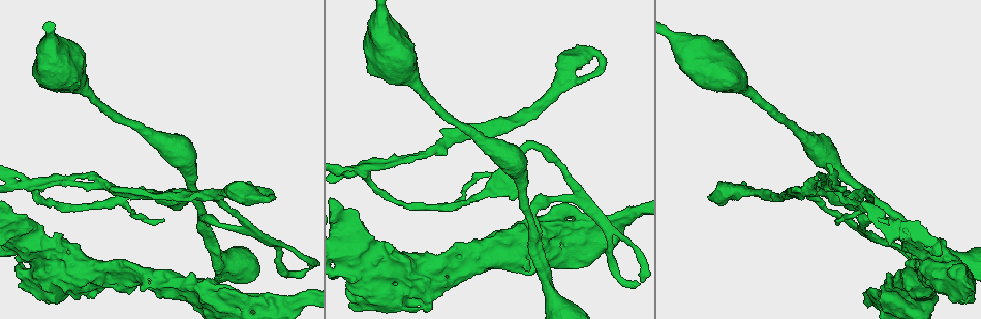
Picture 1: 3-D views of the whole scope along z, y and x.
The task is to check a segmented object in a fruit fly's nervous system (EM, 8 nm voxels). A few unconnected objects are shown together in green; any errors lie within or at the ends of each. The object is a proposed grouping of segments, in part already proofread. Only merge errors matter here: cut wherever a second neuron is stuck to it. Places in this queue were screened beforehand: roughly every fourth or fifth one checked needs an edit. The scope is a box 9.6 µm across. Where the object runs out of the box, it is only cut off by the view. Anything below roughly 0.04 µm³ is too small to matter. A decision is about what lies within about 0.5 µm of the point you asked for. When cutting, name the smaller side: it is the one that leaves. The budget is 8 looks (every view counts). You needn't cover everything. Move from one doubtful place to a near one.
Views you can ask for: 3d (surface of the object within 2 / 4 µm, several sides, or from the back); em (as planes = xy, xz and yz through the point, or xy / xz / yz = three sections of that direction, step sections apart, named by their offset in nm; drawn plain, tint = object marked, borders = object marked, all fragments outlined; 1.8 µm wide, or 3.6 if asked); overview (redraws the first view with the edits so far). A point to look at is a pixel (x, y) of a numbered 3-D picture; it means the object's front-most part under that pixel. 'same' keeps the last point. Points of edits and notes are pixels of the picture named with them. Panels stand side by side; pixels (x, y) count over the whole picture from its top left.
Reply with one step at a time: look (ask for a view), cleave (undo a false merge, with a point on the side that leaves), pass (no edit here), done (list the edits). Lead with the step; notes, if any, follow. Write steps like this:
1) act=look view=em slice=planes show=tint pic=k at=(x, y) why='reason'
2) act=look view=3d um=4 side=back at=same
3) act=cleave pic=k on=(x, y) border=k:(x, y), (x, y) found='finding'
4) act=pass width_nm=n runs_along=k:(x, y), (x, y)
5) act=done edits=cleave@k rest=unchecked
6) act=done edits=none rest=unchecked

act=look view=3d um=2 pic=1 at=(601, 67) why='sudden change in width'

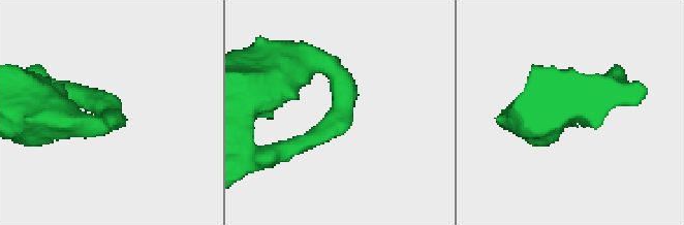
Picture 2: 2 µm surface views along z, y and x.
act=look view=em slice=yz step=16 show=tint pic=2 at=(334, 114) why='shape alone is not enough'

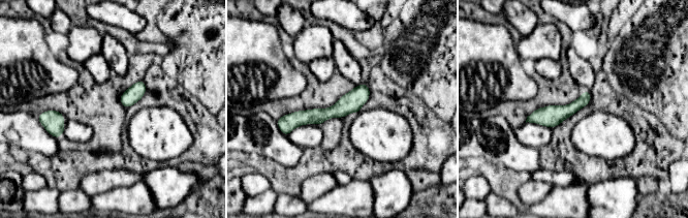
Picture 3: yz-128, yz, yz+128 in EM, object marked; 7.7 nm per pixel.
act=look view=em slice=planes show=tint at=same

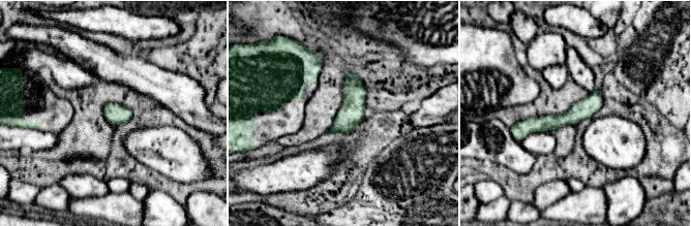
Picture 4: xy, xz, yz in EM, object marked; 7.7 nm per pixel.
act=pass width_nm=160 runs_along=4:(600, 98), (568, 119), (514, 127) found='all the same neuron'

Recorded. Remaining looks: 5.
act=look view=em um=3.6 slice=planes show=tint pic=1 at=(934, 300) why='closes a loop'

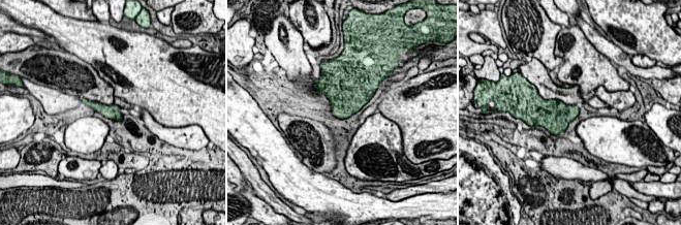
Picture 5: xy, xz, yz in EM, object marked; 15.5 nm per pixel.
act=pass runs_along=5:(85, 101), (112, 111), (119, 117) found='continuous, no second neuron'

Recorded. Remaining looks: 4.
act=look view=em um=3.6 slice=xz step=4 show=tint pic=1 at=(468, 260) why='touches itself'

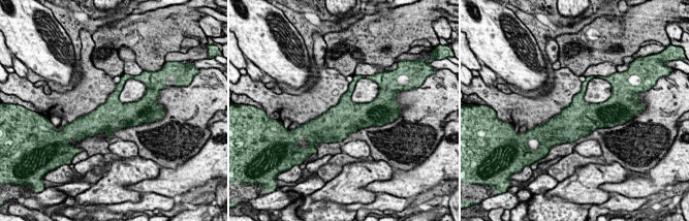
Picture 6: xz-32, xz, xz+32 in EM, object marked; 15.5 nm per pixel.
act=look view=em um=3.6 slice=planes show=borders at=same

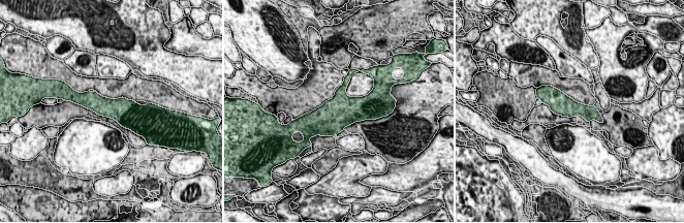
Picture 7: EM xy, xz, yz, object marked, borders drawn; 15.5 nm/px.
act=pass runs_along=7:(542, 98), (598, 117) found='all the same neuron'

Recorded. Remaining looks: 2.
act=look view=em slice=yz step=16 show=tint pic=1 at=(365, 169) why='abrupt turn'

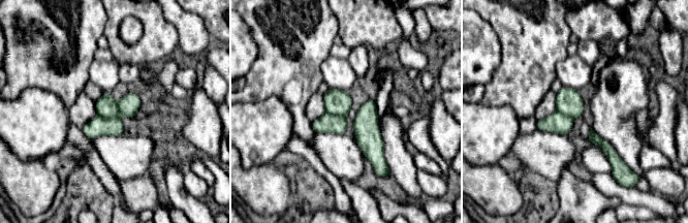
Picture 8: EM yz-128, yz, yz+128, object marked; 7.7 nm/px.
act=look view=em slice=xy step=16 show=tint at=same

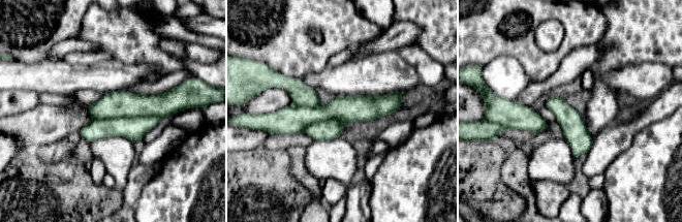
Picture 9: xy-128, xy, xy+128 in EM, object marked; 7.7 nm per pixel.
act=pass runs_along=9:(399, 94), (331, 118), (280, 119) found='continuous, no second neuron'

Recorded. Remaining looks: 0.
act=done edits=none rest=unchecked

